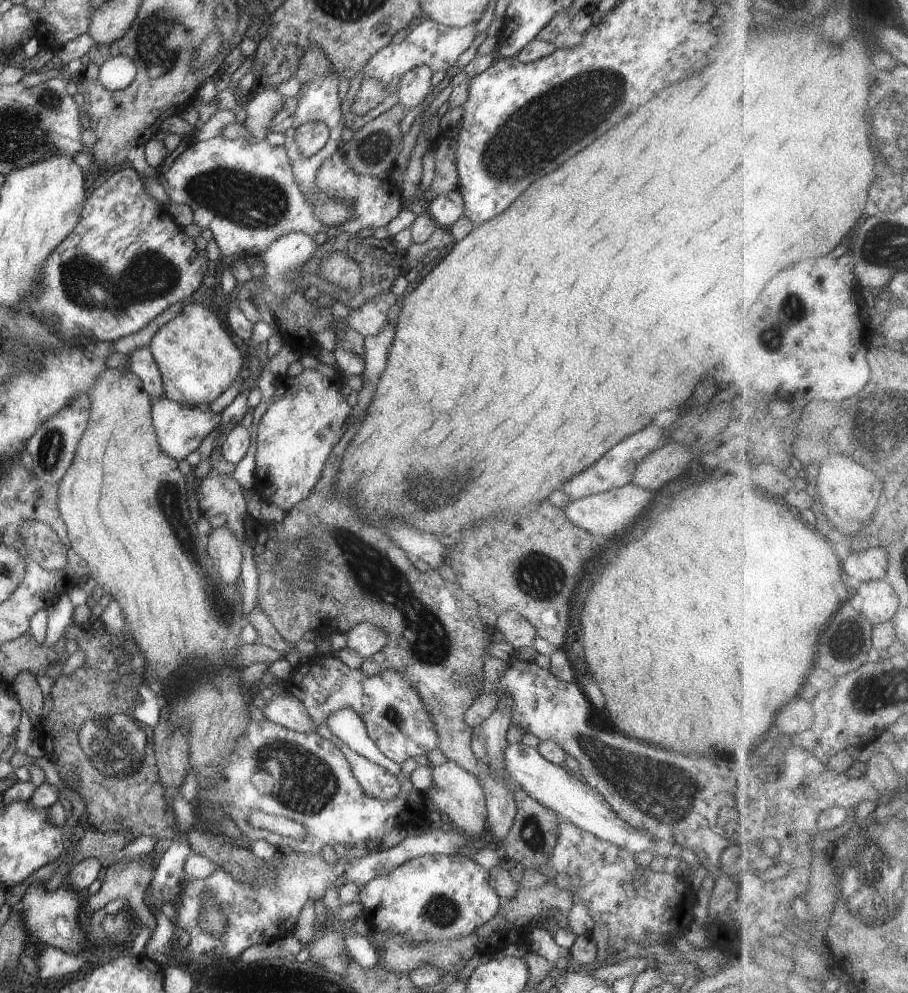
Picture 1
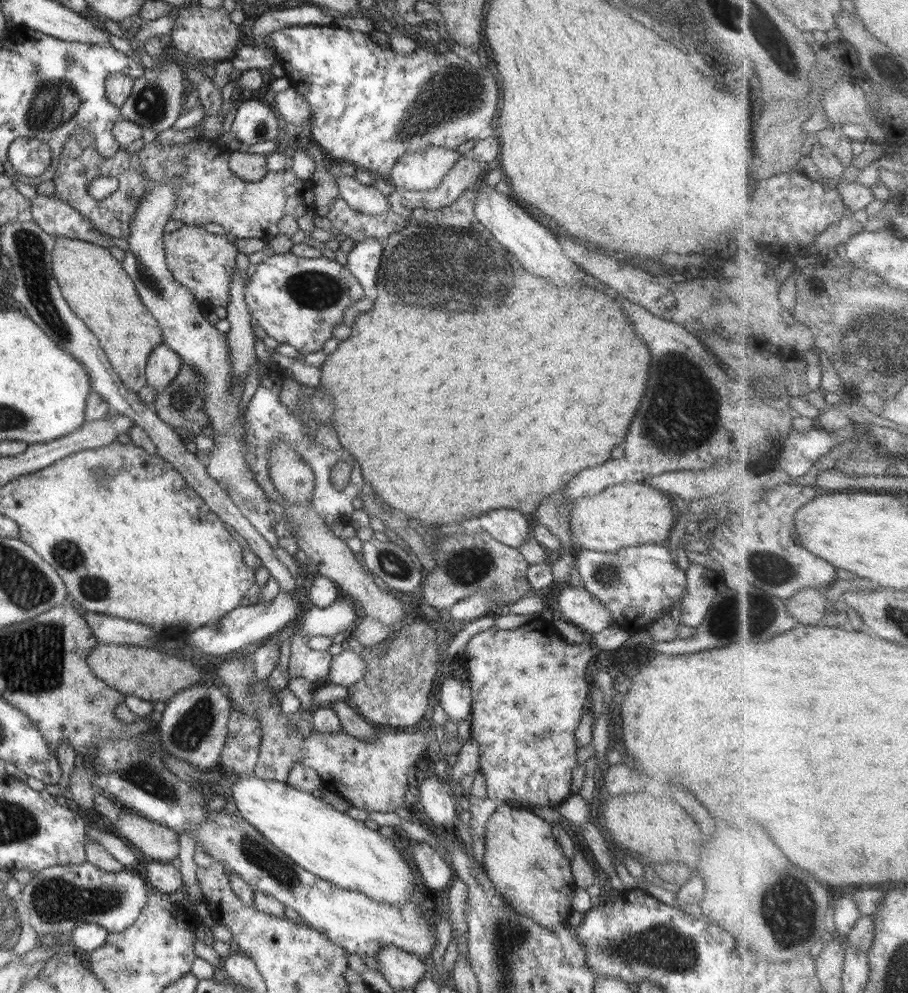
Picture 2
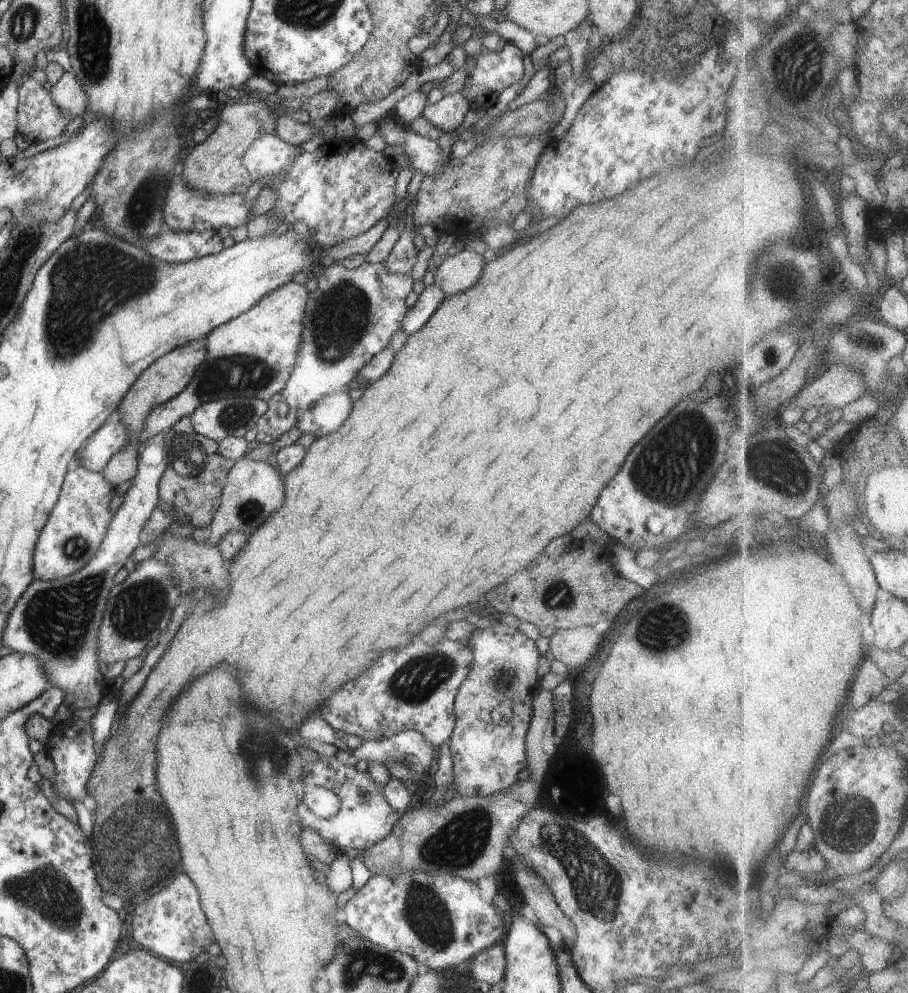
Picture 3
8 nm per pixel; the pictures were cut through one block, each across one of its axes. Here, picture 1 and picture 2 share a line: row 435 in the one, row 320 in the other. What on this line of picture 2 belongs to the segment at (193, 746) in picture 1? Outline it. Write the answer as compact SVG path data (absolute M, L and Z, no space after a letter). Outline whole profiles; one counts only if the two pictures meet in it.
M63 236L56 237L51 260L54 277L62 291L62 296L68 301L72 311L90 328L91 332L94 332L110 365L124 386L138 393L147 384L145 371L148 358L157 344L162 343L163 333L153 314L140 300L134 281L124 271L122 263L114 258L111 251L88 241Z

